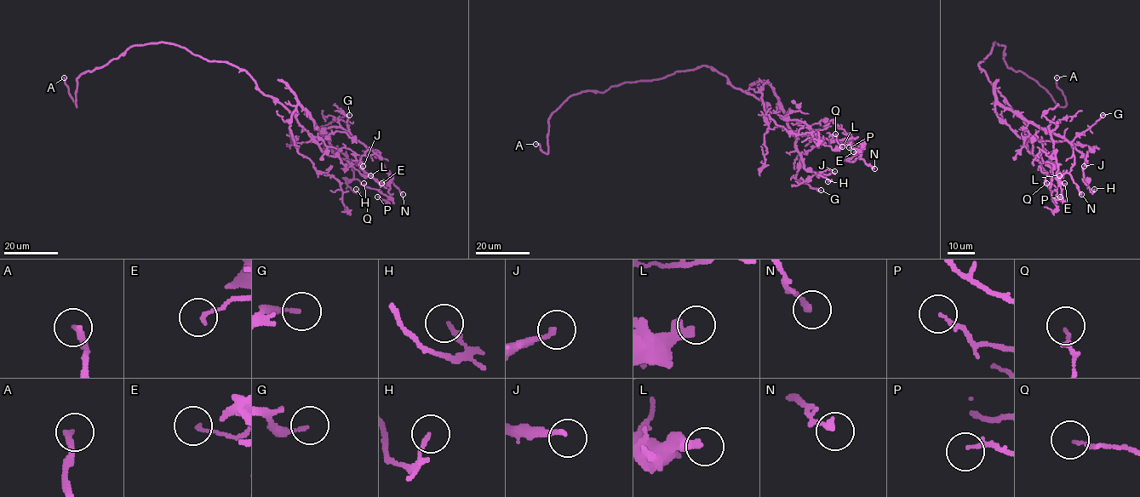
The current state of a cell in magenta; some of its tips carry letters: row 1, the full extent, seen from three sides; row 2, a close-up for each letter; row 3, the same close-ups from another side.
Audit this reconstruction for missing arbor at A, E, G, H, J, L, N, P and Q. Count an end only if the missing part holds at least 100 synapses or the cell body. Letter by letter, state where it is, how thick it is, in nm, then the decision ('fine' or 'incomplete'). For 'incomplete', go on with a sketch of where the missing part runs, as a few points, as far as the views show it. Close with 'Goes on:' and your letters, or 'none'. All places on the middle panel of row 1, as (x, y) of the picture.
A: at (535, 144); 240 nm thick; incomplete; missing branch runs (535, 144), (544, 120), (556, 107), (589, 87), (614, 79), (587, 80), (572, 76)
E: at (853, 151); 120 nm thick; fine
G: at (821, 190); 150 nm thick; fine
H: at (827, 181); 150 nm thick; fine
J: at (834, 171); 190 nm thick; incomplete; missing branch runs (834, 171), (848, 164), (873, 171), (868, 179), (873, 180), (879, 188), (864, 201)
L: at (842, 146); 400 nm thick; fine
N: at (874, 168); 240 nm thick; fine
P: at (849, 147); 150 nm thick; fine
Q: at (835, 134); 110 nm thick; fine
Goes on: A, J

